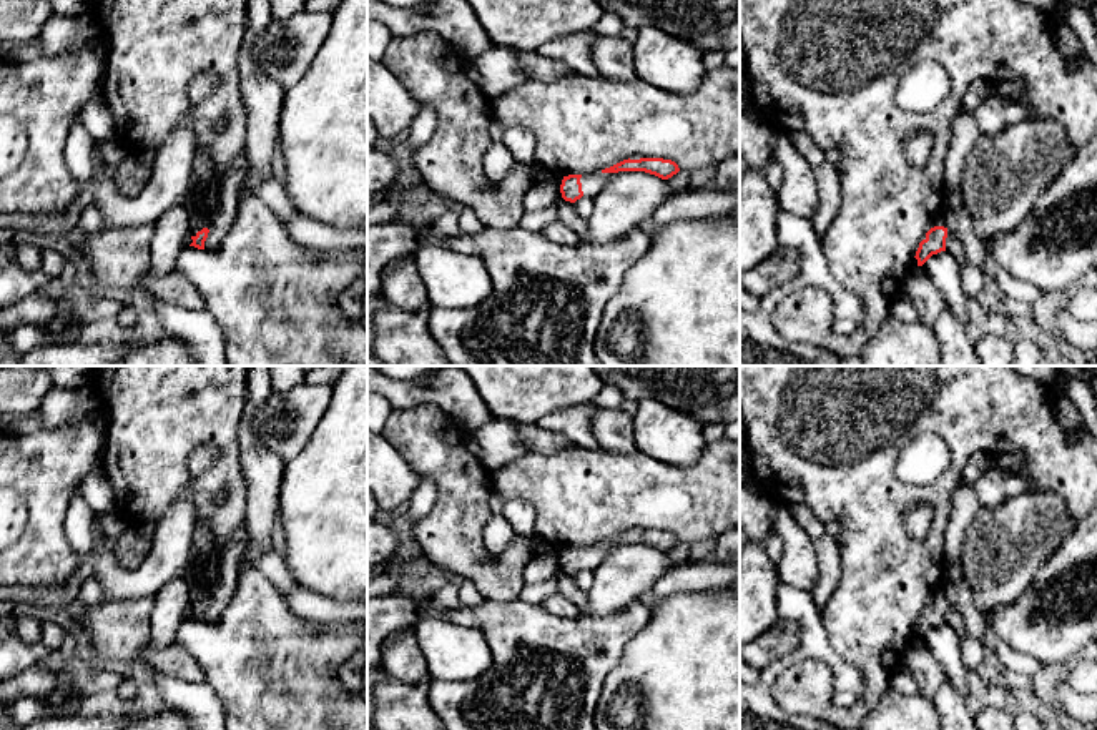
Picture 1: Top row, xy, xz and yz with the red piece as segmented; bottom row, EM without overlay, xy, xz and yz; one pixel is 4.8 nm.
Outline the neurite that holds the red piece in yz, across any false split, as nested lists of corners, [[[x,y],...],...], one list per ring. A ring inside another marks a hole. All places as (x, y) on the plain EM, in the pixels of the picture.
[[[937,589],[931,597],[927,605],[924,607],[922,614],[914,629],[914,637],[922,639],[932,627],[946,624],[946,610],[947,610],[947,599],[944,589]]]

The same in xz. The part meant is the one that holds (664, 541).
[[[632,529],[592,547],[560,547],[557,549],[557,554],[560,559],[562,574],[575,575],[583,569],[595,570],[608,550],[618,544],[645,544],[662,552],[668,552],[676,547],[680,540],[671,532]]]

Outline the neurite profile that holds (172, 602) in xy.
[[[183,577],[168,580],[155,594],[150,645],[158,652],[171,647],[180,624],[188,620],[189,614],[191,599],[186,580]]]

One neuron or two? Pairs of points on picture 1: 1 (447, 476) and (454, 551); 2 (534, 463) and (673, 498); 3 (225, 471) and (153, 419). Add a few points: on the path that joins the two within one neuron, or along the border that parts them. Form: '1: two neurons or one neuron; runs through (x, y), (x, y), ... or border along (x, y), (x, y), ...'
1: one neuron; runs through (454, 494), (454, 532)
2: one neuron; runs through (569, 489), (574, 493), (639, 493)
3: one neuron; runs through (226, 446), (201, 419), (178, 419)

